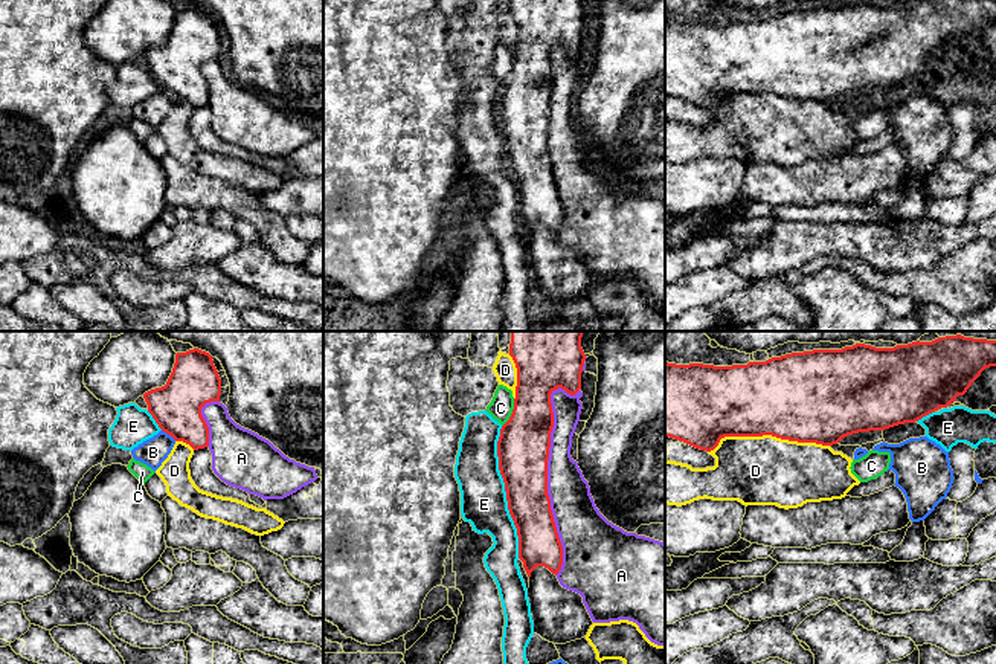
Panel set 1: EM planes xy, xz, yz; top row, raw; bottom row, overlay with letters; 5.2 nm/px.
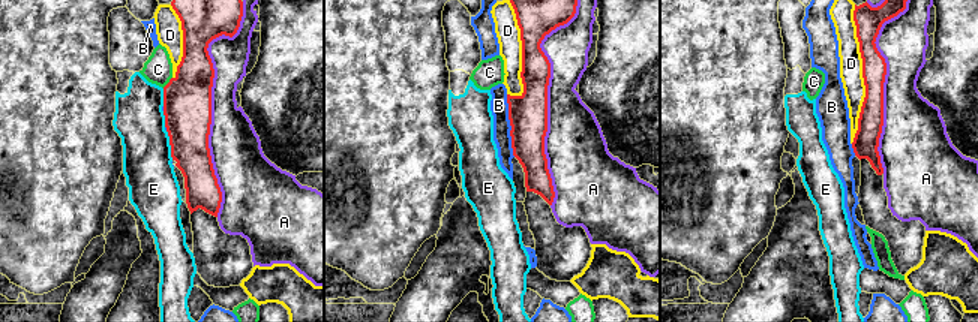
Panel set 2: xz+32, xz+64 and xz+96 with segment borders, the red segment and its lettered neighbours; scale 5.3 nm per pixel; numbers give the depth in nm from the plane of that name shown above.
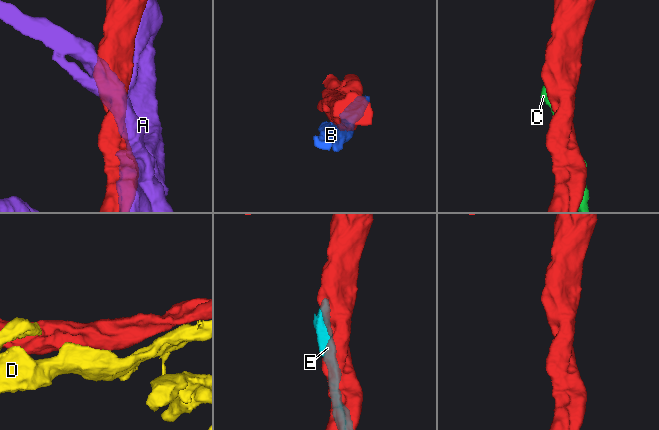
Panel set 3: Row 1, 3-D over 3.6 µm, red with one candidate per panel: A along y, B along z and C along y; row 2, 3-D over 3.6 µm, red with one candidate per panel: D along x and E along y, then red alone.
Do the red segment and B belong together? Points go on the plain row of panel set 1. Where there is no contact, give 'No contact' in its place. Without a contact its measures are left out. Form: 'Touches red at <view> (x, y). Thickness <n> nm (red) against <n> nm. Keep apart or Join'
Touches red at xy (170, 92). Thickness 260 nm (red) against 150 nm. Join

